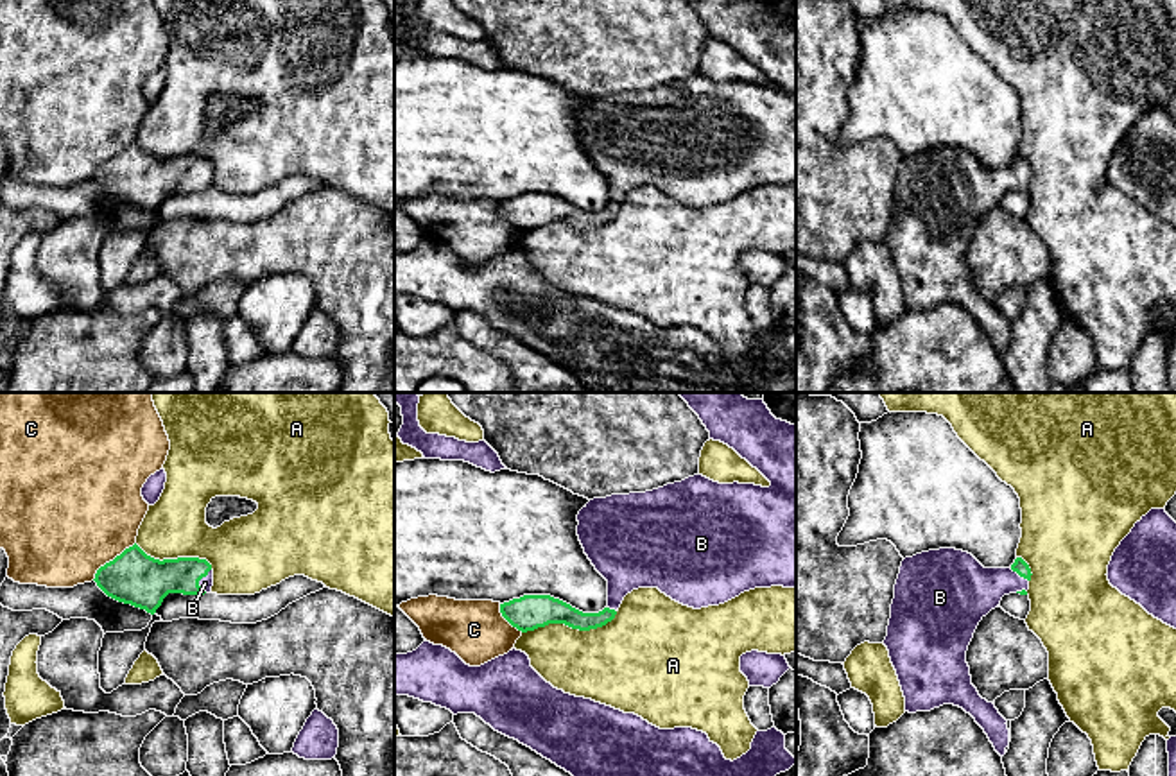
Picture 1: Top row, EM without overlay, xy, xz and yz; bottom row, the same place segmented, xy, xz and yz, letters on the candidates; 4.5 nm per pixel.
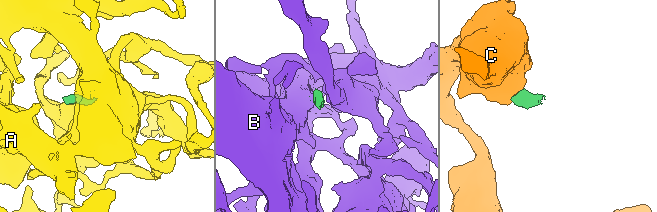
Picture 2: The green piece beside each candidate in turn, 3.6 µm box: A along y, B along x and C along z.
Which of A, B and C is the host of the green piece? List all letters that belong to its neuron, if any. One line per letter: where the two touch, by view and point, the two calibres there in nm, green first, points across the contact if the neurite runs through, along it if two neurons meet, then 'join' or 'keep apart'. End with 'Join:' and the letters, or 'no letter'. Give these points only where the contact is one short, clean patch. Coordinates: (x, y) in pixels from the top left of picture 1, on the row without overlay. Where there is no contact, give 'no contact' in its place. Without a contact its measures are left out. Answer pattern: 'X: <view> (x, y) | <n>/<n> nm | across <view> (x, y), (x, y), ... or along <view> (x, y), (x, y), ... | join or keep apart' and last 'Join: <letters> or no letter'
A: xz (570, 224) | 160/340 nm | keep apart
B: xy (199, 178) | 220/60 nm | join
C: xy (113, 158) | 240/480 nm | along xy (135, 140), (106, 160), (92, 178) | keep apart
Join: B

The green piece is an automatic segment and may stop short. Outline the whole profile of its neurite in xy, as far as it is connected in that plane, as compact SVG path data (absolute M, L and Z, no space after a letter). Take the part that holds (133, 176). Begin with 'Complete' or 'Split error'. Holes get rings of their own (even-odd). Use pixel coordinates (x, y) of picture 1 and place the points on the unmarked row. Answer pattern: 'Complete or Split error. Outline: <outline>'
Split error. Outline: M134 142L100 165L93 179L108 195L154 213L169 192L210 192L213 168L199 156L154 158Z

